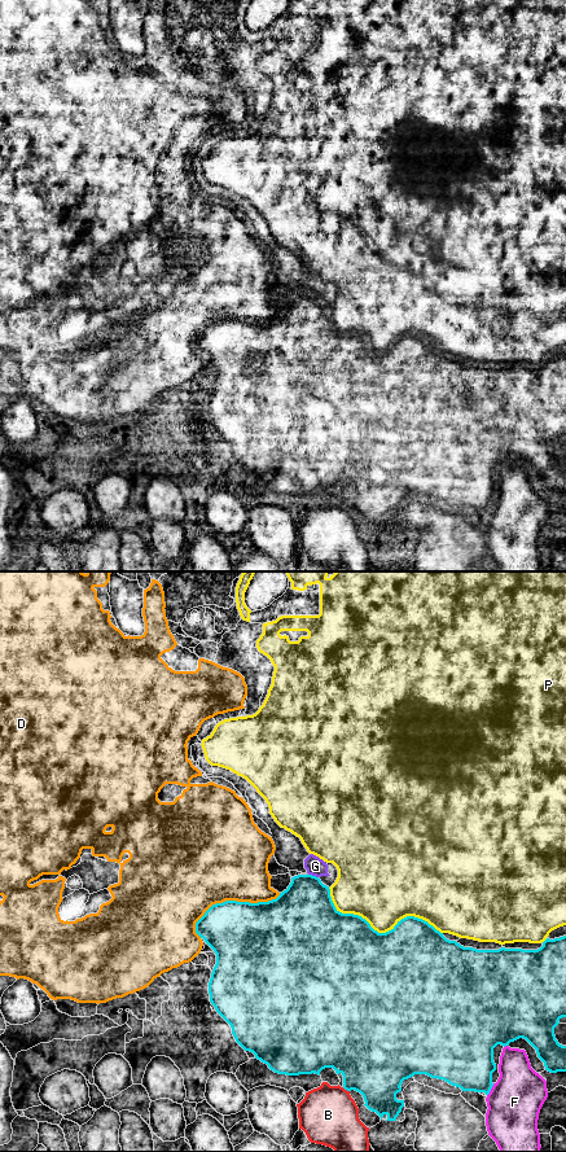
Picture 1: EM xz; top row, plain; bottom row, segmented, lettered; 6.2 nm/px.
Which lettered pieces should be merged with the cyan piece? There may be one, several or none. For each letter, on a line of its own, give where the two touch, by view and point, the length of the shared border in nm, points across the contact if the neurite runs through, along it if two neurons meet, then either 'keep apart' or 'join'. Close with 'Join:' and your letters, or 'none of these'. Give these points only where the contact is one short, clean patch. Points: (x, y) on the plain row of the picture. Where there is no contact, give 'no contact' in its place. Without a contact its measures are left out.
B: meets cyan in xz at (346, 508); contact 50 nm long; keep apart
D: meets cyan in xz at (232, 320); contact 600 nm long; keep apart
F: meets cyan in xz at (490, 509); contact 90 nm long; keep apart
G: meets cyan in xz at (314, 296); contact 70 nm long; border along xz (308, 293), (317, 297); keep apart
P: meets cyan in xz at (380, 353); contact 750 nm long; keep apart
Join: none of these

